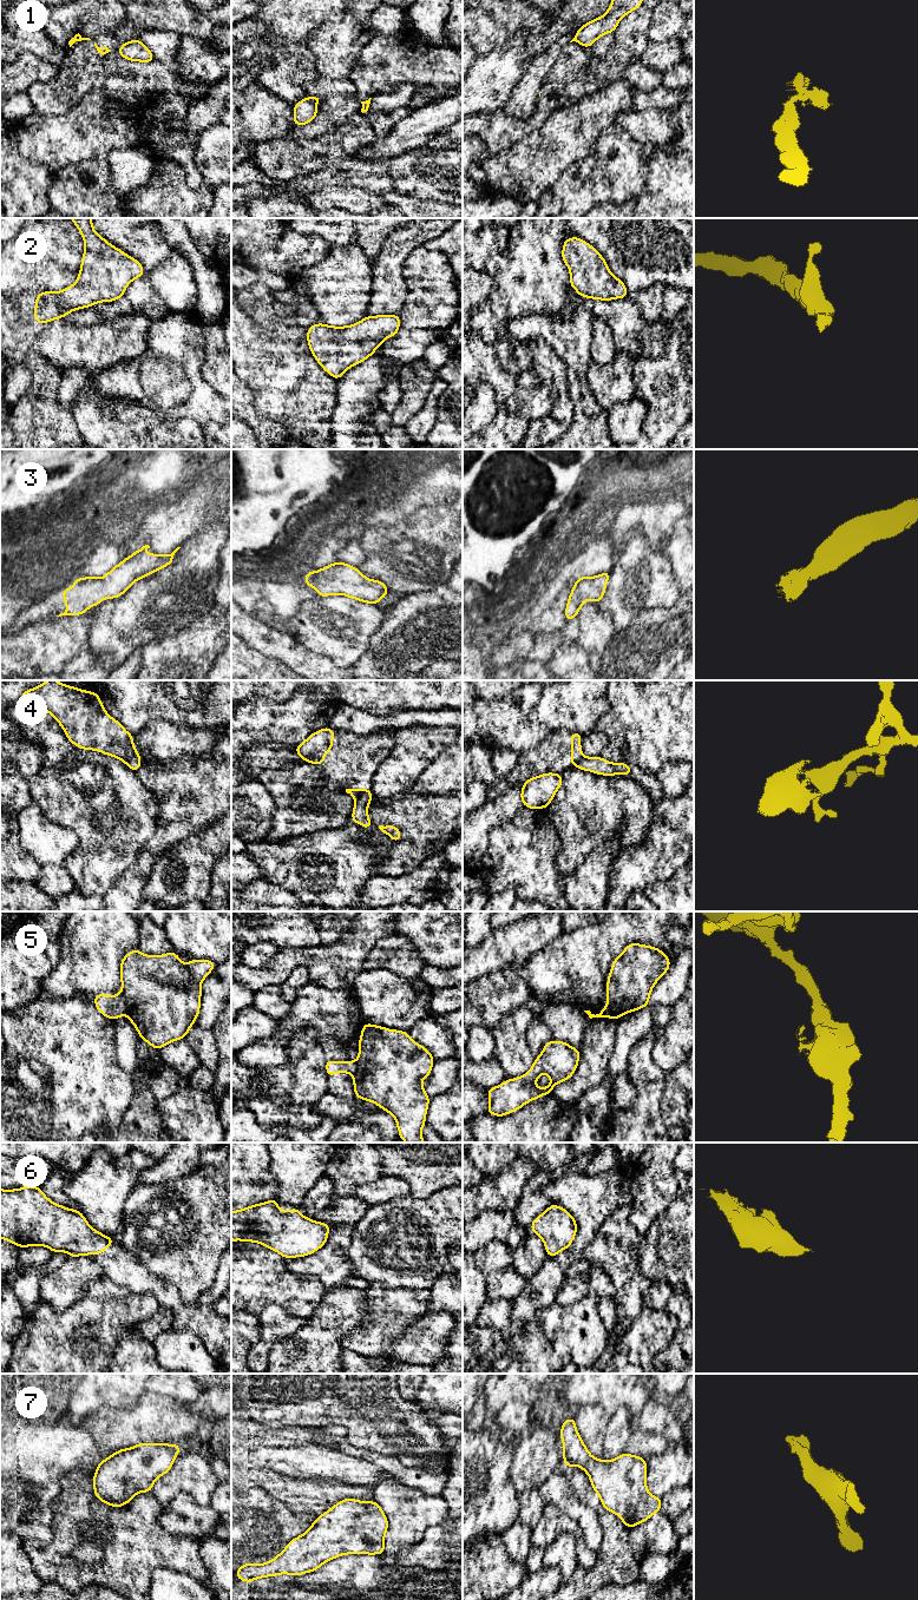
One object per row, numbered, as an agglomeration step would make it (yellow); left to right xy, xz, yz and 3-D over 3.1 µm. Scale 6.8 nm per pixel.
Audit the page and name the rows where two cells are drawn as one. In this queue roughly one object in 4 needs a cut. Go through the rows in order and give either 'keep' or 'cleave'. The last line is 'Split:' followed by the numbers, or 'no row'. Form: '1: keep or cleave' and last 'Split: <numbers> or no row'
1: cleave
2: keep
3: keep
4: cleave
5: cleave
6: keep
7: keep
Split: 1, 4, 5

